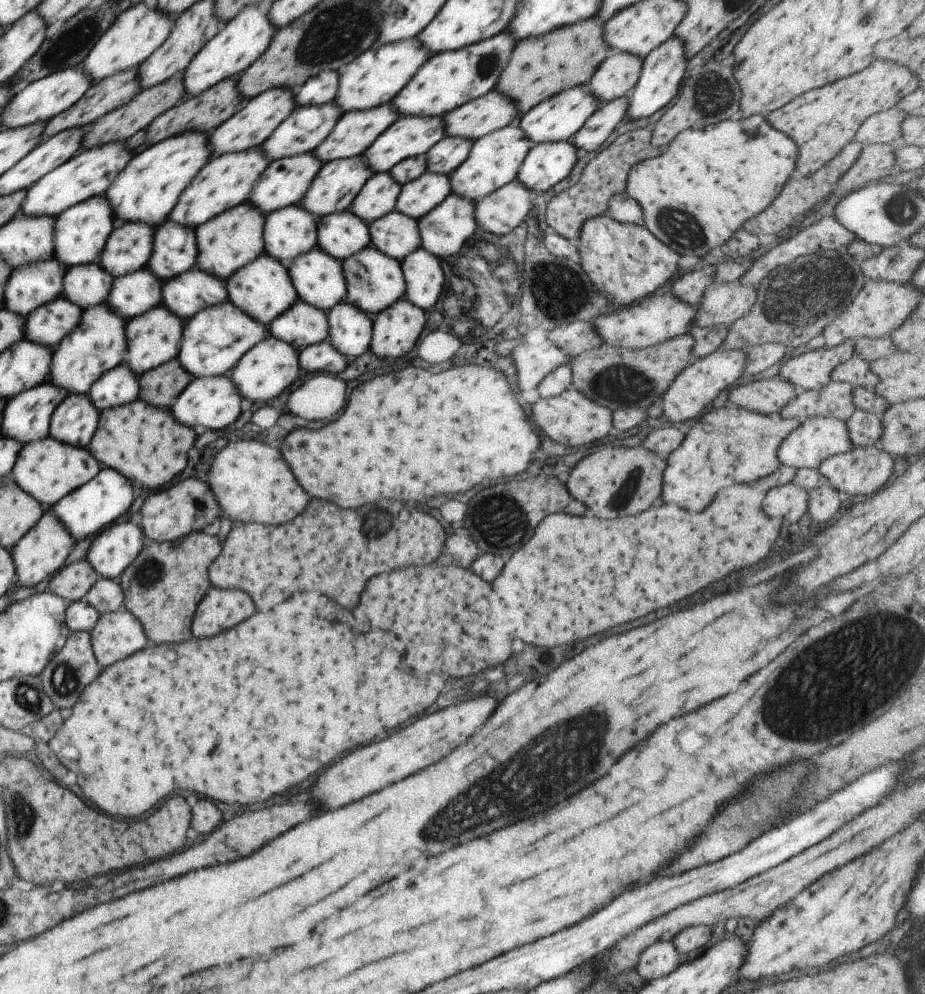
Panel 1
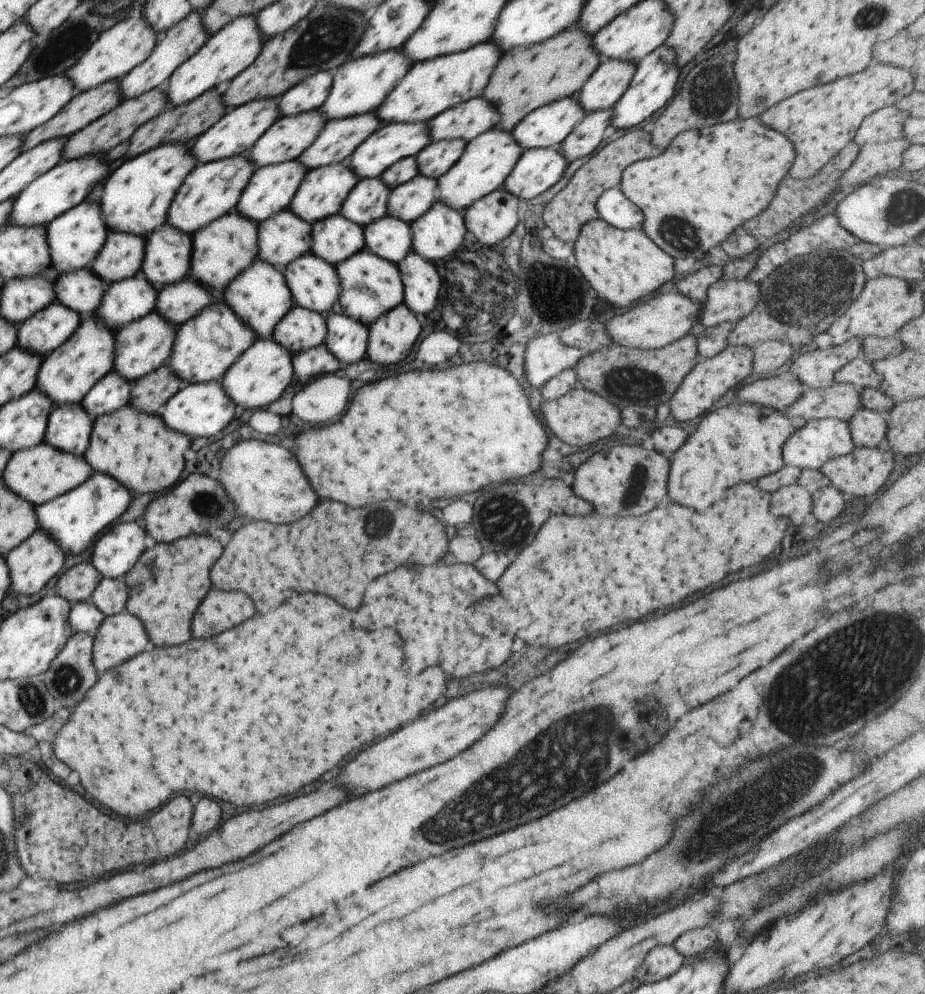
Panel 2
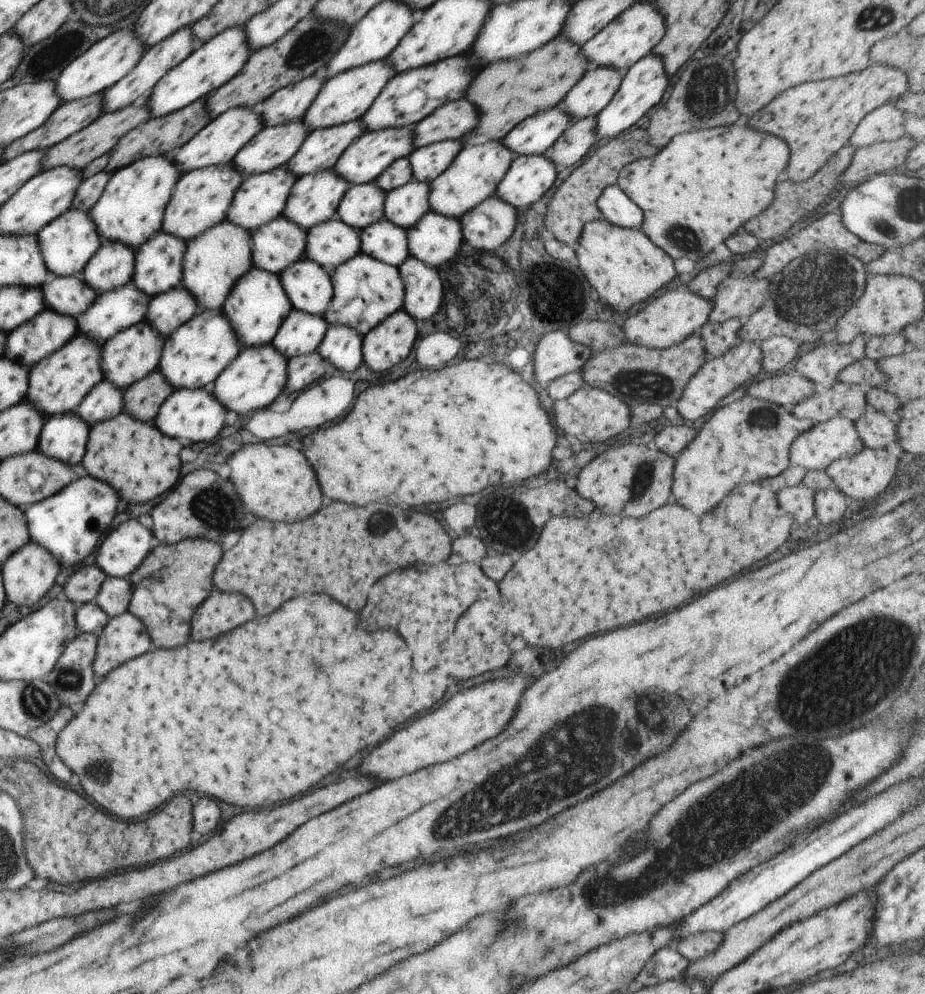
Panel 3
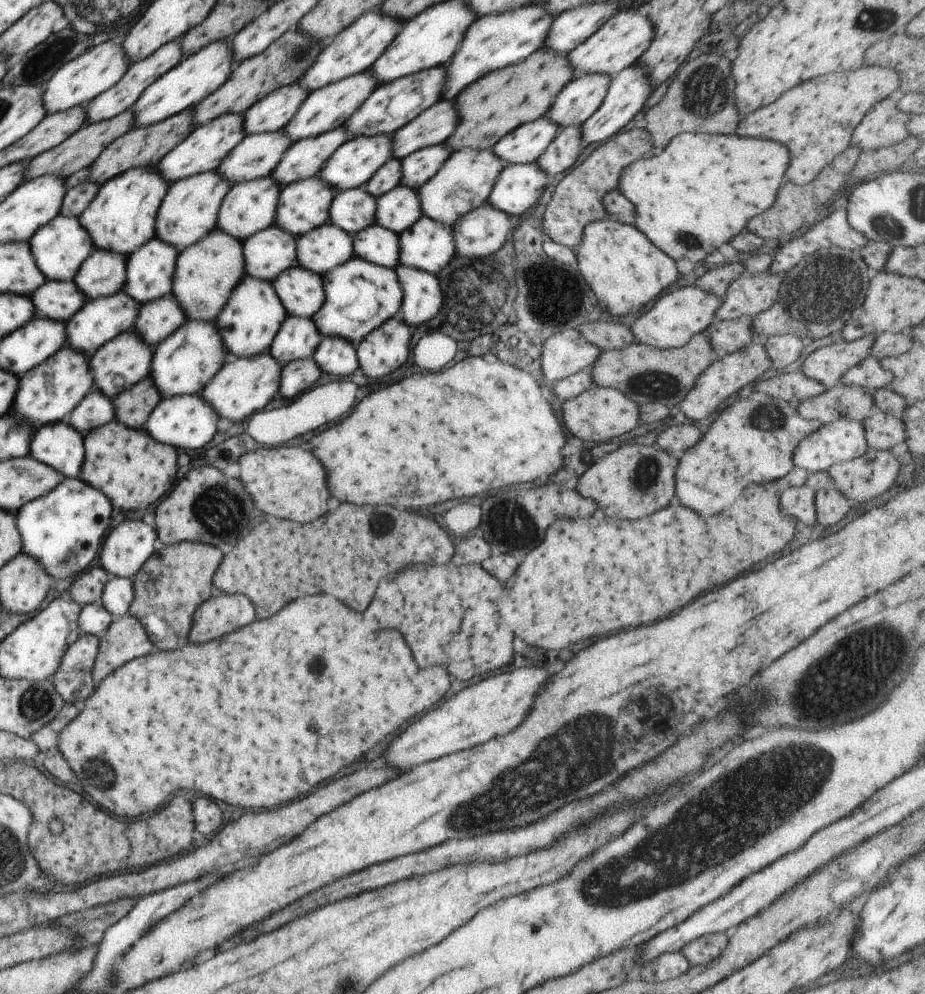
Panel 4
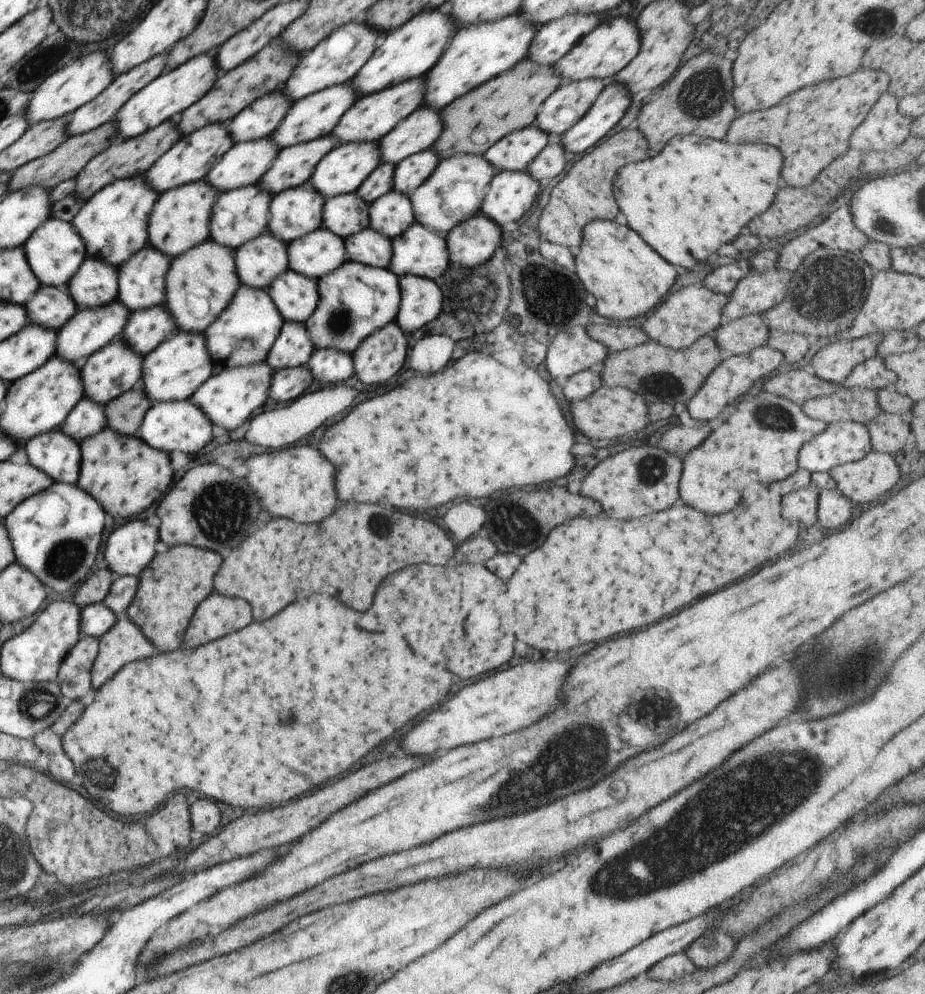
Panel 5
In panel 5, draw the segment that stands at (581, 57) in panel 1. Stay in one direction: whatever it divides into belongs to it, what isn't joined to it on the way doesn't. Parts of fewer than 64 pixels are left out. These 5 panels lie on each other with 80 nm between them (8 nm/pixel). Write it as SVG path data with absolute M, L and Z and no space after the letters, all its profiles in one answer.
M522 60L512 70L488 80L486 84L474 88L466 96L440 110L440 118L444 118L444 130L434 142L432 150L440 160L452 158L456 154L483 156L507 134L534 124L539 108L562 82L563 78L553 64L538 66L532 60Z

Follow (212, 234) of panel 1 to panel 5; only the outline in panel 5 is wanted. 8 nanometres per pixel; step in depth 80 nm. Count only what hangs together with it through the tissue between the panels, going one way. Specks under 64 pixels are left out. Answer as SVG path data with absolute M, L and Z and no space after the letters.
M208 239L170 260L163 306L172 314L177 331L204 333L230 304L234 293L241 286L233 254L233 250Z

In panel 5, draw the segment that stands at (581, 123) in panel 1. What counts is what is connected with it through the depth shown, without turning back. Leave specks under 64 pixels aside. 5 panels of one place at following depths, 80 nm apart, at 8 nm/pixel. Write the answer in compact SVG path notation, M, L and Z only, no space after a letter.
M532 124L507 134L482 158L500 172L526 170L550 140L552 137L547 132Z

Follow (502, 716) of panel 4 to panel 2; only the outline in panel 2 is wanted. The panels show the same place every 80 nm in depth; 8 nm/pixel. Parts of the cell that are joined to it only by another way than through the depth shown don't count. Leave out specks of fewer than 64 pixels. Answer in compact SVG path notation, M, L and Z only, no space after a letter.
M486 688L486 690L472 692L464 698L454 698L446 706L432 710L420 716L418 720L406 724L398 732L390 734L388 738L378 742L378 746L372 744L364 748L362 752L358 752L356 758L352 758L346 764L346 770L342 768L338 776L338 784L346 786L346 790L352 796L362 796L370 790L380 790L388 786L390 782L402 780L406 776L412 776L416 772L422 772L430 766L440 764L446 758L456 756L458 752L466 750L482 734L486 734L486 730L494 726L494 722L500 718L504 710L506 698L508 698L508 692L502 688Z

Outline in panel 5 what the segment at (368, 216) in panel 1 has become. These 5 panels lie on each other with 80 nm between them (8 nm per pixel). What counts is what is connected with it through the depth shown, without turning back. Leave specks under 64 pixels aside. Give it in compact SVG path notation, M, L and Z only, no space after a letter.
M348 193L325 200L322 208L322 224L328 232L347 239L369 228L368 210L366 204L356 193Z

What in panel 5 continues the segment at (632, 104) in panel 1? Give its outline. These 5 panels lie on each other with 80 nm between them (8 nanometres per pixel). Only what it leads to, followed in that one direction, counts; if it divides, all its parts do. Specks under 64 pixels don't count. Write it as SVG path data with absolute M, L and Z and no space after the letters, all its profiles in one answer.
M618 81L607 82L604 90L588 112L572 127L560 136L565 151L572 156L584 152L598 142L622 120L632 104L624 84Z

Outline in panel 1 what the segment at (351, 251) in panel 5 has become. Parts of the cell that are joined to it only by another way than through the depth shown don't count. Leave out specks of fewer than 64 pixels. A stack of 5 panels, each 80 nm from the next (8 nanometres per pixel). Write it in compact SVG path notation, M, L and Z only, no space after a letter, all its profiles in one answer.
M396 210L369 223L369 231L372 245L399 261L421 247L418 220Z

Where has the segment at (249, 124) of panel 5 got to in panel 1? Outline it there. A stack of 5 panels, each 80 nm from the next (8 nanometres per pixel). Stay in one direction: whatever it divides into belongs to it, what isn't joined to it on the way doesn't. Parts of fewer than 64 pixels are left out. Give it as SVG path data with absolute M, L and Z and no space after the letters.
M319 72L299 87L292 87L297 106L321 105L334 102L339 89L339 72Z

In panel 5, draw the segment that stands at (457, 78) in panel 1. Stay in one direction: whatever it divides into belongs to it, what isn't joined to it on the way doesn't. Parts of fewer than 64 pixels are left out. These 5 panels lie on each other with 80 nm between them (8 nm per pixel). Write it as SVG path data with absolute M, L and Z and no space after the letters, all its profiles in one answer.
M424 75L400 82L394 88L384 88L380 92L360 97L342 114L342 118L338 120L338 124L330 134L338 138L341 144L376 142L389 134L390 130L400 123L400 120L407 118L414 110L421 109L422 100L424 100Z

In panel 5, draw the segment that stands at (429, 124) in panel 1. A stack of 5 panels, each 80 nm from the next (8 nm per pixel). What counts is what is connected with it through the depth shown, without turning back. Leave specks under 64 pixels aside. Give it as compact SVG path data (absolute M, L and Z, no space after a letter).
M350 142L341 144L330 150L314 168L310 176L310 186L322 194L322 198L328 200L336 196L348 193L356 193L360 184L378 168L380 162L380 150L375 142Z

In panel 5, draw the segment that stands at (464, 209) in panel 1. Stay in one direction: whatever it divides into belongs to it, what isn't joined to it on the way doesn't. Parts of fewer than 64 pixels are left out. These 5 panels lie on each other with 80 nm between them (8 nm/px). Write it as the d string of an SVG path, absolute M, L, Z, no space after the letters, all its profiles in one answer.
M415 224L403 232L401 236L392 239L392 260L388 264L388 270L398 278L402 276L420 276L434 280L448 268L448 250L446 250L445 235L436 234L434 230Z

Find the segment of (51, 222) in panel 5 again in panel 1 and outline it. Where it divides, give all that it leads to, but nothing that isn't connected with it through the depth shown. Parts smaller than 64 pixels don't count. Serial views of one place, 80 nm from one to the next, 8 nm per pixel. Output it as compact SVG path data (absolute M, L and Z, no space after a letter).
M104 195L90 197L84 202L71 206L55 218L54 256L67 268L81 264L99 263L115 222L117 222L115 212Z

